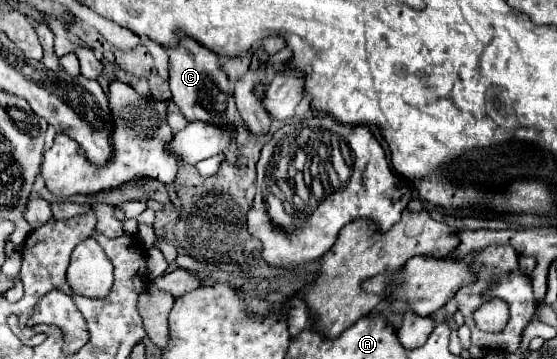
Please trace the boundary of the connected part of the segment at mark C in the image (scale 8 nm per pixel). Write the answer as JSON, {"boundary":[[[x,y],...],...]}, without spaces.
{"boundary":[[[182,37],[176,49],[166,49],[170,55],[170,91],[174,103],[188,121],[204,121],[218,127],[236,125],[238,111],[228,87],[228,77],[218,67],[218,55],[198,45],[194,39]]]}

